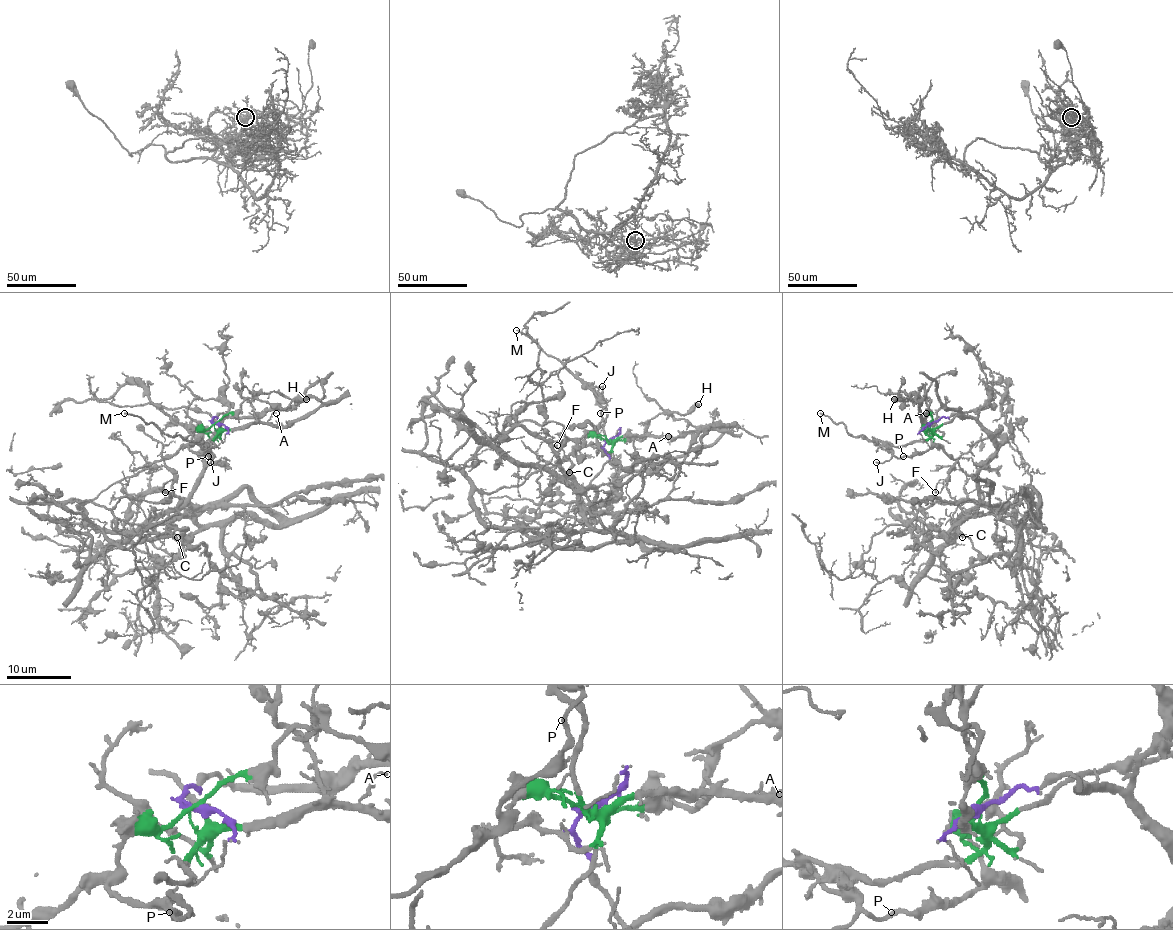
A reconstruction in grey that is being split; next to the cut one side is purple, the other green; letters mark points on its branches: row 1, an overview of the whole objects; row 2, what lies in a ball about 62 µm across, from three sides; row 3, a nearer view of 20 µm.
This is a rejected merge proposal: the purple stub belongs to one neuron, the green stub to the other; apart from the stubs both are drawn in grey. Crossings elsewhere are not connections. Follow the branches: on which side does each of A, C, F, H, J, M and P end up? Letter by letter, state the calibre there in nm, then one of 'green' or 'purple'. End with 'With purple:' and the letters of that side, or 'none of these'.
A: 120 nm thick; green
C: 110 nm thick; green
F: 120 nm thick; green
H: 550 nm thick; green
J: 170 nm thick; green
M: 160 nm thick; green
P: 180 nm thick; green
With purple: none of these

